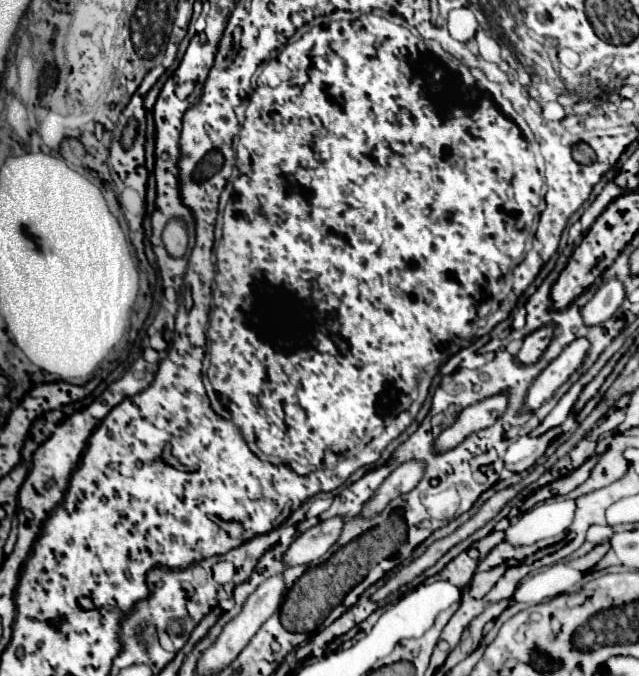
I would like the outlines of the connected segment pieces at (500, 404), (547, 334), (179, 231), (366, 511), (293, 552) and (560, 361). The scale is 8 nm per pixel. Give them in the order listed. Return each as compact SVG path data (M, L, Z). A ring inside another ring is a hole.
M498 393L492 397L486 397L468 409L460 413L460 417L454 421L452 427L448 427L440 437L436 439L436 451L448 451L454 449L458 443L462 443L470 433L476 433L488 425L492 425L508 407L508 395Z
M544 325L536 331L532 331L526 339L524 339L524 345L520 349L520 353L516 355L520 363L524 365L530 365L530 363L536 363L542 355L542 351L548 347L548 343L552 341L554 337L554 327L552 325Z
M172 219L172 221L166 225L164 233L162 233L162 241L164 241L166 251L168 251L172 257L182 257L182 255L186 253L186 247L188 247L188 237L186 237L184 223Z
M412 459L412 461L406 461L406 463L398 465L398 467L386 477L386 481L380 485L376 497L374 497L368 505L364 505L362 515L364 515L364 517L372 517L372 515L382 513L382 509L384 509L394 497L412 491L412 489L418 485L418 481L422 479L422 475L424 475L424 463L418 461L418 459Z
M330 517L326 521L320 521L316 527L302 533L284 555L286 565L304 565L310 561L320 559L330 547L338 541L344 527L342 517Z
M578 337L576 341L572 341L532 383L532 387L528 389L528 397L526 397L526 409L534 411L538 409L546 399L550 399L554 395L554 391L582 365L582 361L586 359L590 349L590 341L584 337Z

